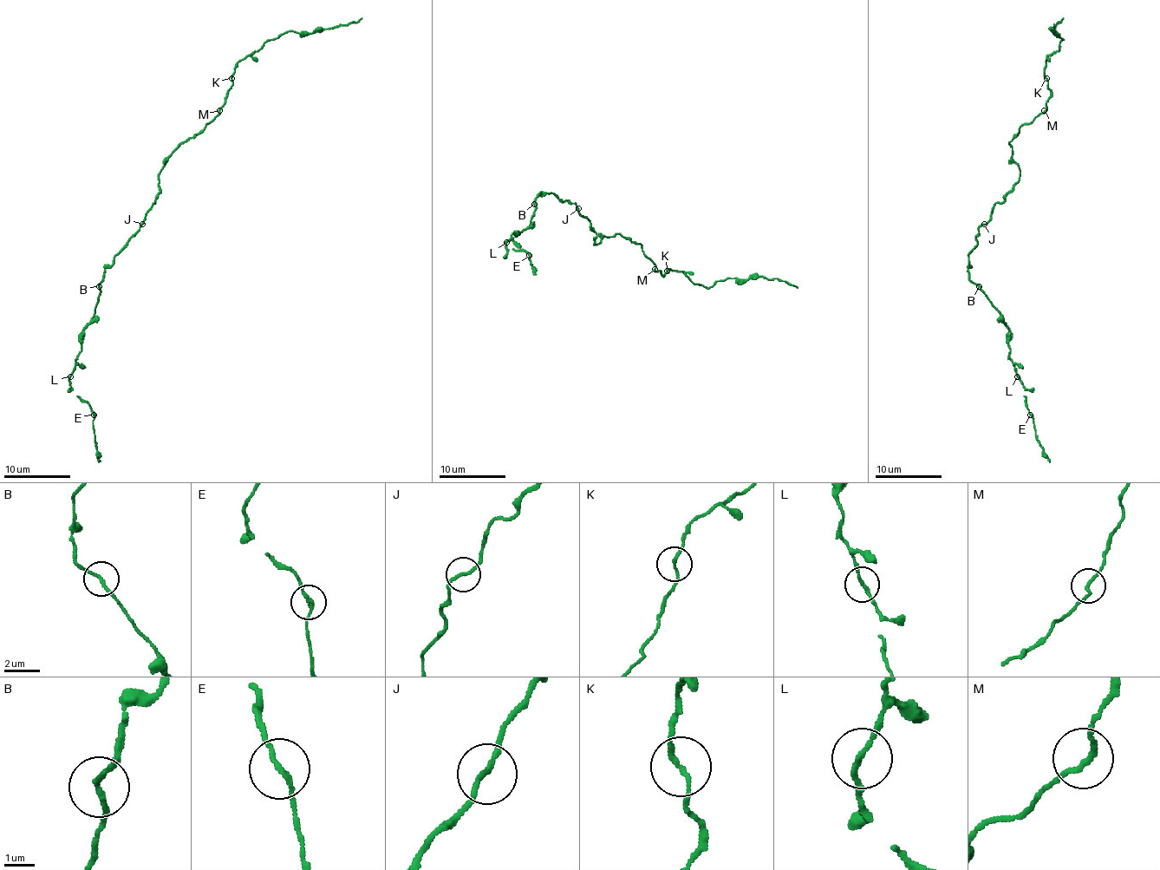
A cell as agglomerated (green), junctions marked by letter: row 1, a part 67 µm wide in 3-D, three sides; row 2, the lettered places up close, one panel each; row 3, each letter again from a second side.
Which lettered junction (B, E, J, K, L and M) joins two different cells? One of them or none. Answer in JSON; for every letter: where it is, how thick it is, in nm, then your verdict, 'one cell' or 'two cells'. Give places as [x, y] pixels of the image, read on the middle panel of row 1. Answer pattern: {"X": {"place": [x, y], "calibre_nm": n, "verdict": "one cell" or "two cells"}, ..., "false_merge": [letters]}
{"B": {"place": [534, 204], "calibre_nm": 160, "verdict": "one cell"}, "E": {"place": [529, 255], "calibre_nm": 160, "verdict": "one cell"}, "J": {"place": [578, 208], "calibre_nm": 160, "verdict": "one cell"}, "K": {"place": [667, 271], "calibre_nm": 150, "verdict": "one cell"}, "L": {"place": [506, 242], "calibre_nm": 160, "verdict": "one cell"}, "M": {"place": [654, 269], "calibre_nm": 160, "verdict": "one cell"}, "false_merge": []}

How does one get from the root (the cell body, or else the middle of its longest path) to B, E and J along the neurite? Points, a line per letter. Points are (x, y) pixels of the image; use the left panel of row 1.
B: (156, 200), (146, 214), (139, 231), (106, 269), (104, 279), (99, 286)
E: (156, 200), (139, 231), (104, 272), (95, 310), (82, 333), (82, 349), (68, 378), (72, 389), (94, 415)
J: (156, 200), (142, 224)

